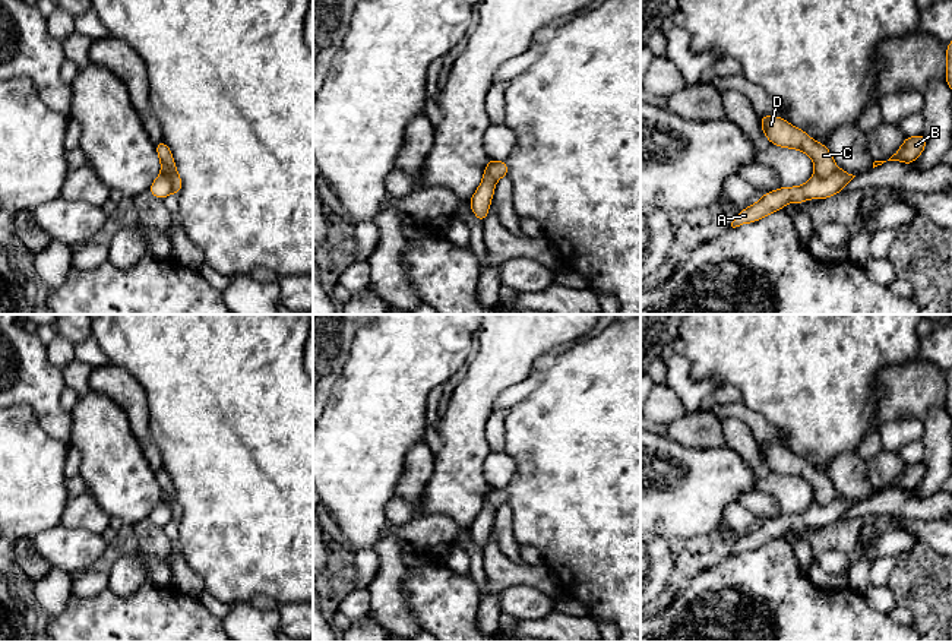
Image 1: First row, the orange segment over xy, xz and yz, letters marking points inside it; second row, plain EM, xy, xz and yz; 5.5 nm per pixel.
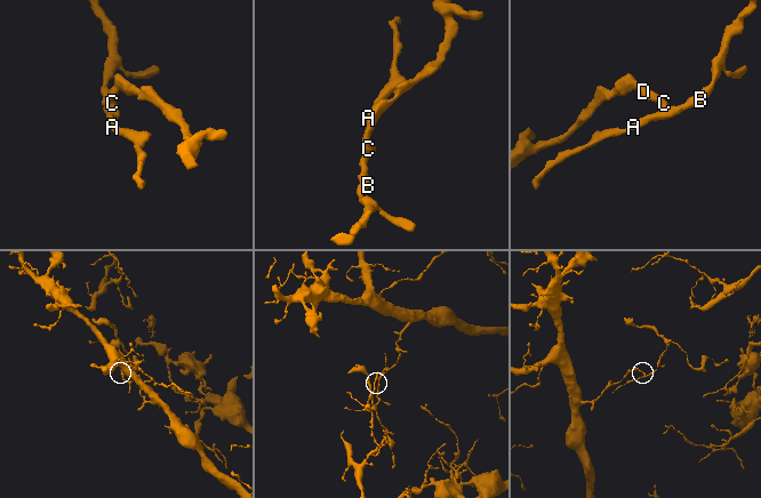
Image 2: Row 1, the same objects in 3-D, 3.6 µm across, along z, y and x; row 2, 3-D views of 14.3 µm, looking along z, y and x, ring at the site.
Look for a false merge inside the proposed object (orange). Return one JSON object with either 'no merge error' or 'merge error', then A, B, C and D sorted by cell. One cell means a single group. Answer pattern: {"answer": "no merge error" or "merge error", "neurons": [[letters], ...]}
{"answer": "merge error", "neurons": [["A", "B"], ["C", "D"]]}

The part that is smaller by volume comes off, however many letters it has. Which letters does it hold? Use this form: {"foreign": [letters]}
{"foreign": ["A", "B"]}

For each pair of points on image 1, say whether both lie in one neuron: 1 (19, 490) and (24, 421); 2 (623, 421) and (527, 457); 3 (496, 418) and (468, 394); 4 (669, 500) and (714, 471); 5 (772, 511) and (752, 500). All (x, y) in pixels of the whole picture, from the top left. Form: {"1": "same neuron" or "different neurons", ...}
{"1": "same neuron", "2": "same neuron", "3": "different neurons", "4": "same neuron", "5": "same neuron"}

